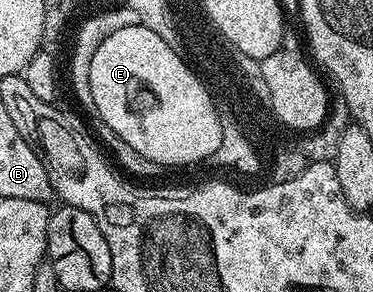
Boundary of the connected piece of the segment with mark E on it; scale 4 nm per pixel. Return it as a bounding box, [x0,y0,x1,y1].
[89,24,219,168]

